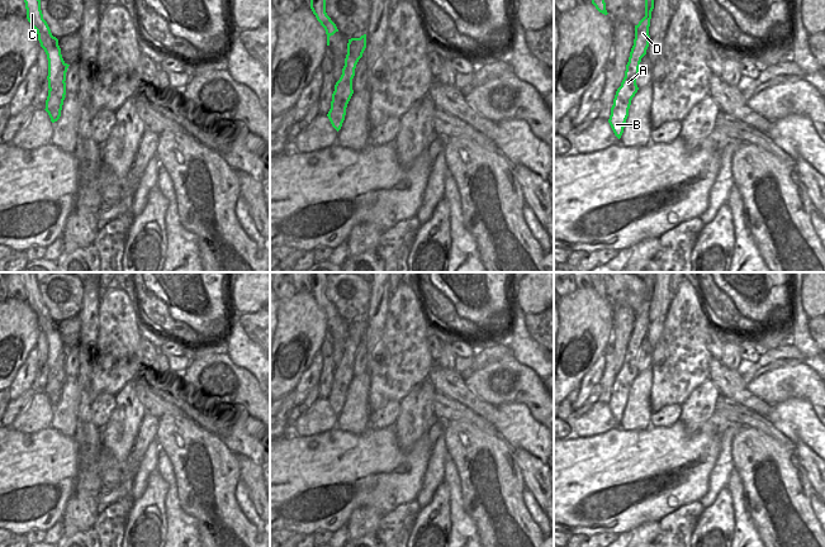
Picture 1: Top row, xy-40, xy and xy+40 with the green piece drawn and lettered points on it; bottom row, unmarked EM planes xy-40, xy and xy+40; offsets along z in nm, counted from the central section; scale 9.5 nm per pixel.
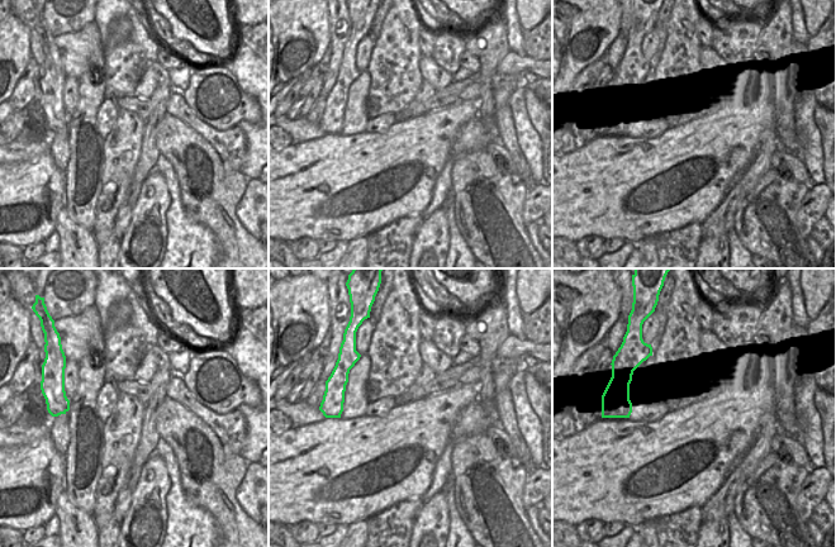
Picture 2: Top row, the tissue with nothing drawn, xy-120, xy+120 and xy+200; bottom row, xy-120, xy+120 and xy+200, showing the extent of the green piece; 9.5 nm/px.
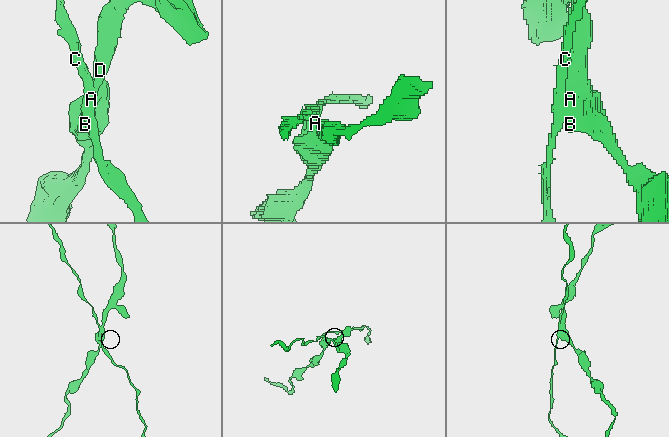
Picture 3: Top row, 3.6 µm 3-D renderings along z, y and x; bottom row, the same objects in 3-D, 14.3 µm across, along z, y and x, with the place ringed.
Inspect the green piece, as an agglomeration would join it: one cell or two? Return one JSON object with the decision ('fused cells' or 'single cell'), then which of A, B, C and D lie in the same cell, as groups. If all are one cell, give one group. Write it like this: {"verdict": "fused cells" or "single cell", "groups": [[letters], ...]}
{"verdict": "fused cells", "groups": [["A", "B", "D"], ["C"]]}

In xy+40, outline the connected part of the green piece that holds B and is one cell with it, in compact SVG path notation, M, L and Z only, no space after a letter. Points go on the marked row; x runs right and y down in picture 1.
M645 0L645 16L635 25L635 39L626 65L625 77L616 91L611 108L608 123L618 139L624 133L631 100L639 90L636 79L639 76L641 58L646 54L649 47L649 27L653 9L654 0Z

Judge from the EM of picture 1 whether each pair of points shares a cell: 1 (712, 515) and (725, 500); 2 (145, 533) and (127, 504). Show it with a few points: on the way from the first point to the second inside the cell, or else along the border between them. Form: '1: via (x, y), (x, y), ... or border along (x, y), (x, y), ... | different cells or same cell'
1: via (716, 512), (722, 504) | same cell
2: border along (133, 502), (123, 533) | different cells

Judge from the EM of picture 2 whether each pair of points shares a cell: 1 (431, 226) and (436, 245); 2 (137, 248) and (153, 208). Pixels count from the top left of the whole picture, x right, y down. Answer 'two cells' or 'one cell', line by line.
1: one cell
2: one cell

